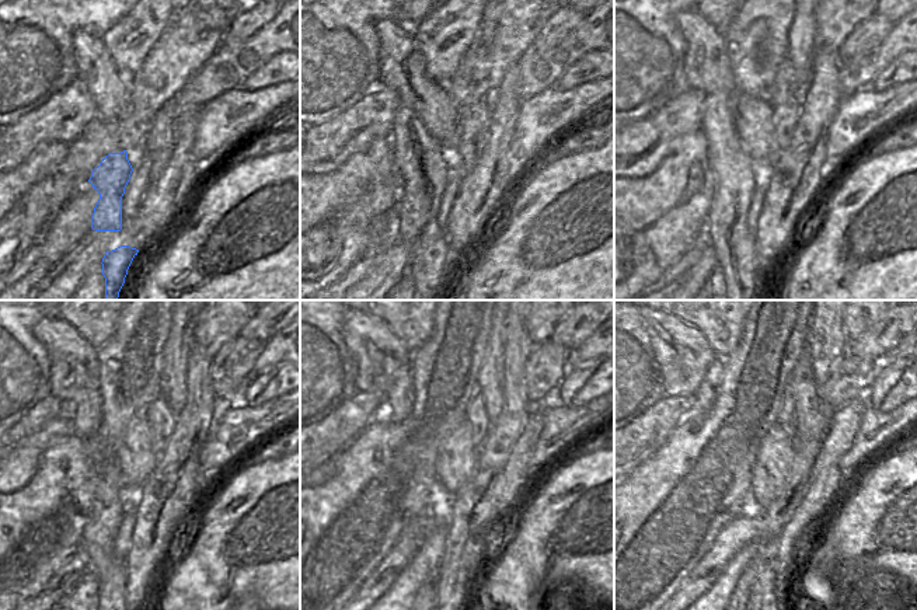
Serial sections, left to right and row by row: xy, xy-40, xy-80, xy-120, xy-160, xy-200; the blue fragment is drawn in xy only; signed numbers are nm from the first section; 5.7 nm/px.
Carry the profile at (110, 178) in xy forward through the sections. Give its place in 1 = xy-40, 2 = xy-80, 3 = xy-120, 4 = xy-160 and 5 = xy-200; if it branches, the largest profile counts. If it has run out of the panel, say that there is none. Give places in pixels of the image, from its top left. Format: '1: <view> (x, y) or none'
1: xy-40 (421, 184)
2: xy-80 (725, 229)
3: xy-120 (98, 536)
4: xy-160 (400, 397)
5: xy-200 (705, 394)

